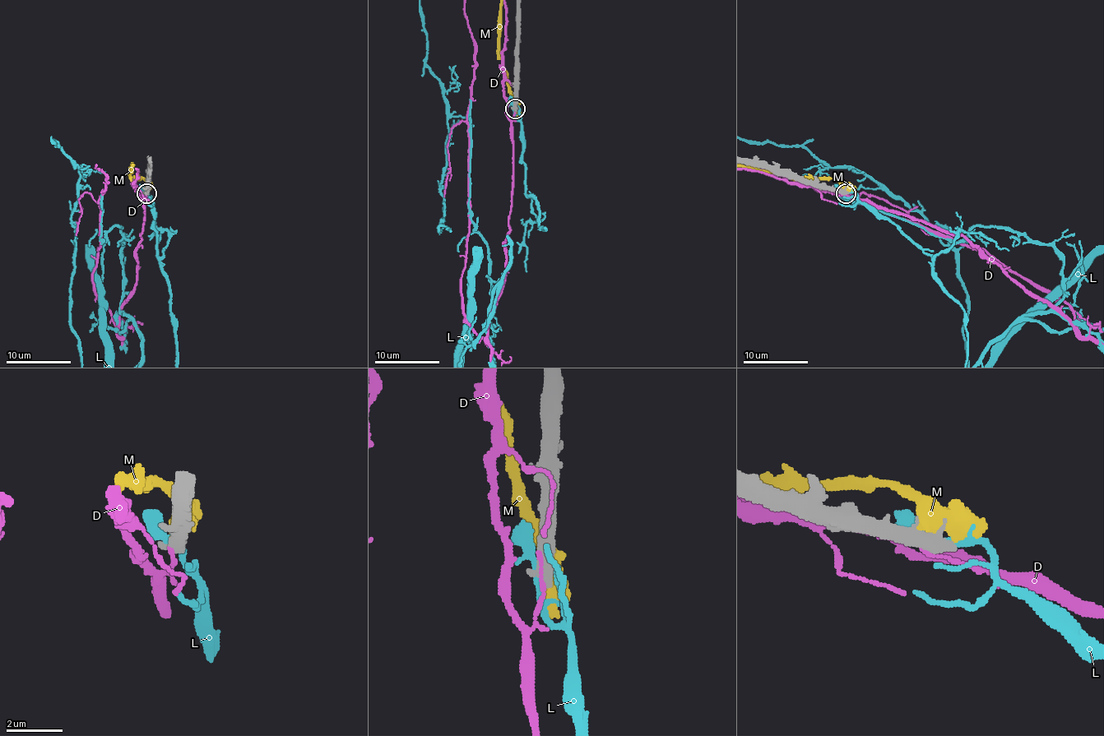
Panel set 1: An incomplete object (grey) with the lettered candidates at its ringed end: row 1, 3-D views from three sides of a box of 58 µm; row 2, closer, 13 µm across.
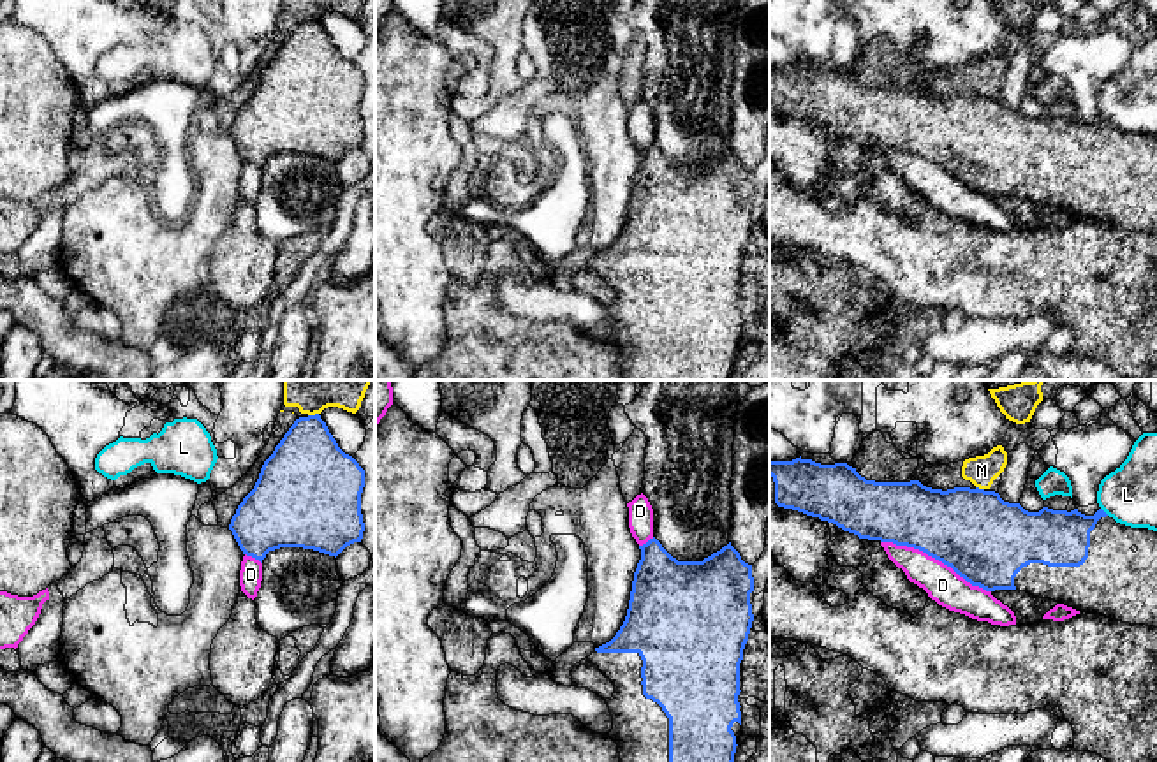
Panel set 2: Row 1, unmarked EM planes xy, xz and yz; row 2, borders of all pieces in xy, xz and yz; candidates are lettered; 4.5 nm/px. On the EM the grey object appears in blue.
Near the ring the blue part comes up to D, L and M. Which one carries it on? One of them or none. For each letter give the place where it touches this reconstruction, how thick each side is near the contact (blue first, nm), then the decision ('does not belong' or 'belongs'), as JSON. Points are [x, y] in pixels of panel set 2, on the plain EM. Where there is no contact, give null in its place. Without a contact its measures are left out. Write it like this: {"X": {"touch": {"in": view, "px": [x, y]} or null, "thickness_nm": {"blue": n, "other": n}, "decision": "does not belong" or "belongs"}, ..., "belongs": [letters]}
{"D": {"touch": {"in": "yz", "px": [935, 164]}, "thickness_nm": {"blue": 400, "other": 160}, "decision": "does not belong"}, "L": {"touch": {"in": "yz", "px": [1103, 117]}, "thickness_nm": {"blue": 260, "other": 260}, "decision": "does not belong"}, "M": {"touch": {"in": "xy", "px": [312, 21]}, "thickness_nm": {"blue": 360, "other": 100}, "decision": "does not belong"}, "belongs": []}

